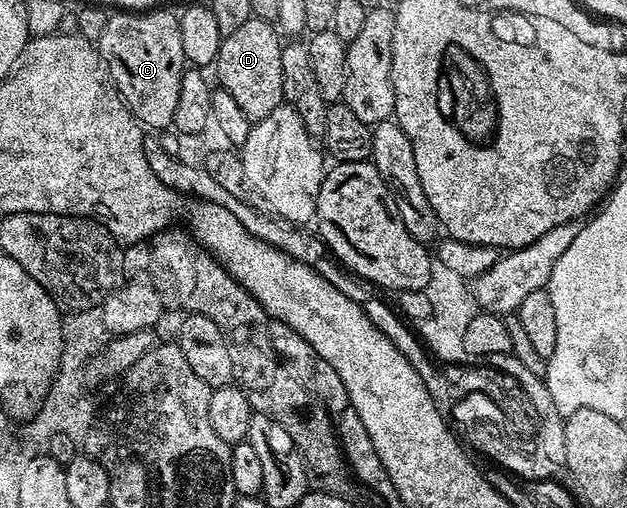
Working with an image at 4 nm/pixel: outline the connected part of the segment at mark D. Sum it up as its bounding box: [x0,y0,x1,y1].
[215,17,283,121]

